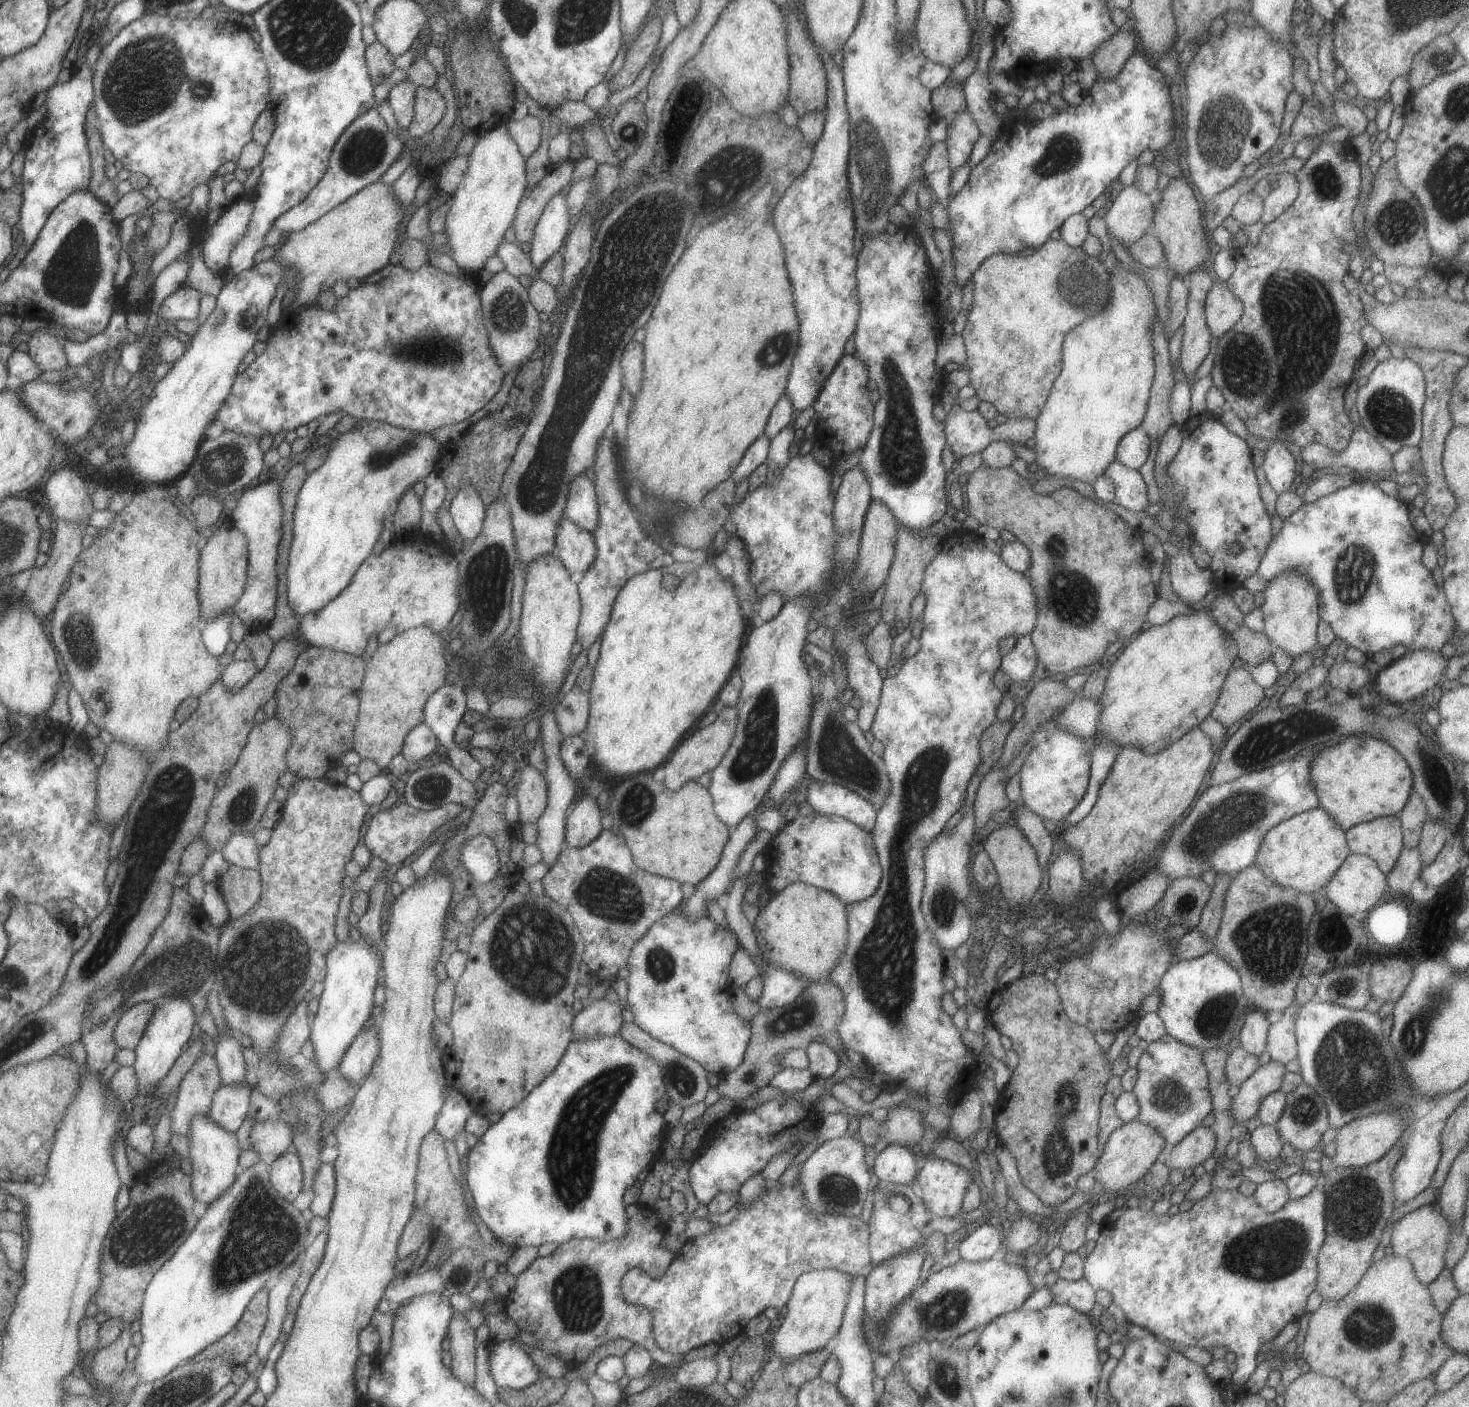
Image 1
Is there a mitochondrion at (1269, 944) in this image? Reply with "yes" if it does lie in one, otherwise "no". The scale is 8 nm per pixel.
yes

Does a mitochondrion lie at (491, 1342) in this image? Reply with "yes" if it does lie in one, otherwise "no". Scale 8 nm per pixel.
no

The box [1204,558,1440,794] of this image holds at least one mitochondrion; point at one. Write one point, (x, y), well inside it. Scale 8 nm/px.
(1273, 741)

